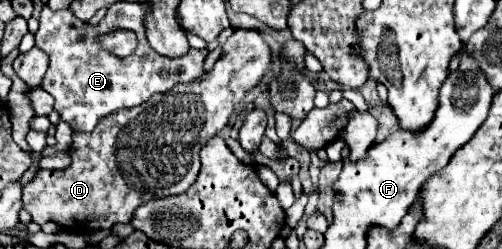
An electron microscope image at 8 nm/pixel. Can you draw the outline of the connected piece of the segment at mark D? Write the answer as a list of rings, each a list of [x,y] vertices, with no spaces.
[[[236,30],[236,32],[224,42],[222,54],[220,54],[220,58],[216,60],[214,68],[212,68],[208,74],[200,76],[200,80],[194,80],[194,82],[190,82],[190,84],[176,84],[176,88],[172,88],[172,90],[168,90],[168,92],[164,92],[164,94],[152,96],[152,100],[144,102],[142,106],[136,106],[136,108],[130,108],[130,110],[120,110],[118,114],[108,114],[108,116],[104,116],[104,118],[96,124],[96,128],[94,128],[92,132],[72,132],[72,144],[70,144],[70,158],[72,158],[72,164],[70,164],[66,170],[38,170],[36,176],[34,176],[28,184],[24,184],[24,196],[22,196],[24,208],[30,212],[30,216],[32,216],[32,220],[34,220],[36,224],[44,224],[44,222],[52,220],[52,222],[56,222],[58,226],[74,228],[76,232],[94,232],[94,230],[112,230],[114,224],[130,224],[132,214],[134,214],[134,210],[136,210],[140,204],[146,204],[146,202],[156,200],[156,198],[166,198],[166,196],[172,196],[172,194],[182,194],[182,192],[186,192],[186,190],[194,184],[194,180],[196,180],[196,176],[198,176],[198,170],[200,170],[200,156],[198,156],[200,148],[208,142],[208,138],[216,136],[216,134],[228,124],[228,118],[230,118],[230,114],[232,114],[232,108],[244,98],[244,94],[246,94],[250,88],[254,88],[254,86],[260,82],[260,78],[264,76],[264,72],[268,70],[268,66],[270,66],[270,48],[266,46],[266,42],[264,42],[264,38],[260,36],[260,32],[256,32],[256,30]]]

